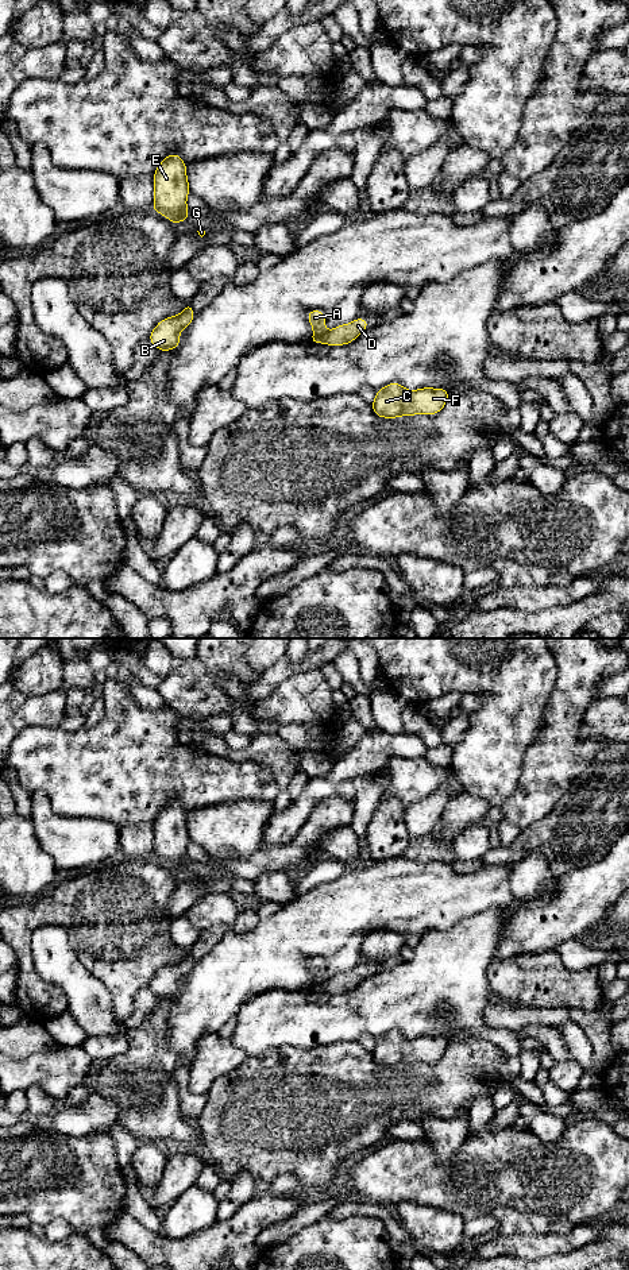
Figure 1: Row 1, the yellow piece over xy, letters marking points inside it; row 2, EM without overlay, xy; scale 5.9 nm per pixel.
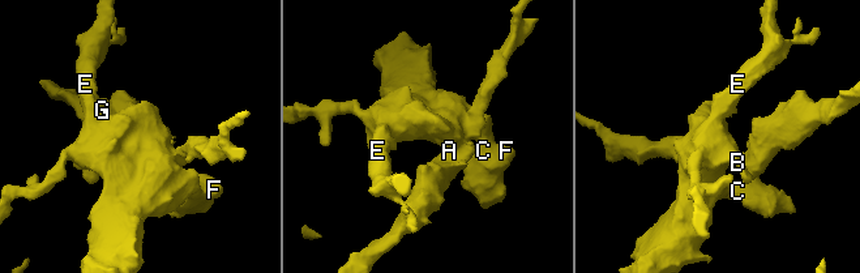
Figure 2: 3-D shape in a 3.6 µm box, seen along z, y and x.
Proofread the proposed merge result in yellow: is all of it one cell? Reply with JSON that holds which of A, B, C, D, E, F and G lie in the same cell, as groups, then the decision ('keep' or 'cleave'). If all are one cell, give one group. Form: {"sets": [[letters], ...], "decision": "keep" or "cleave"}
{"sets": [["A", "B", "C", "E", "F", "G"], ["D"]], "decision": "cleave"}

